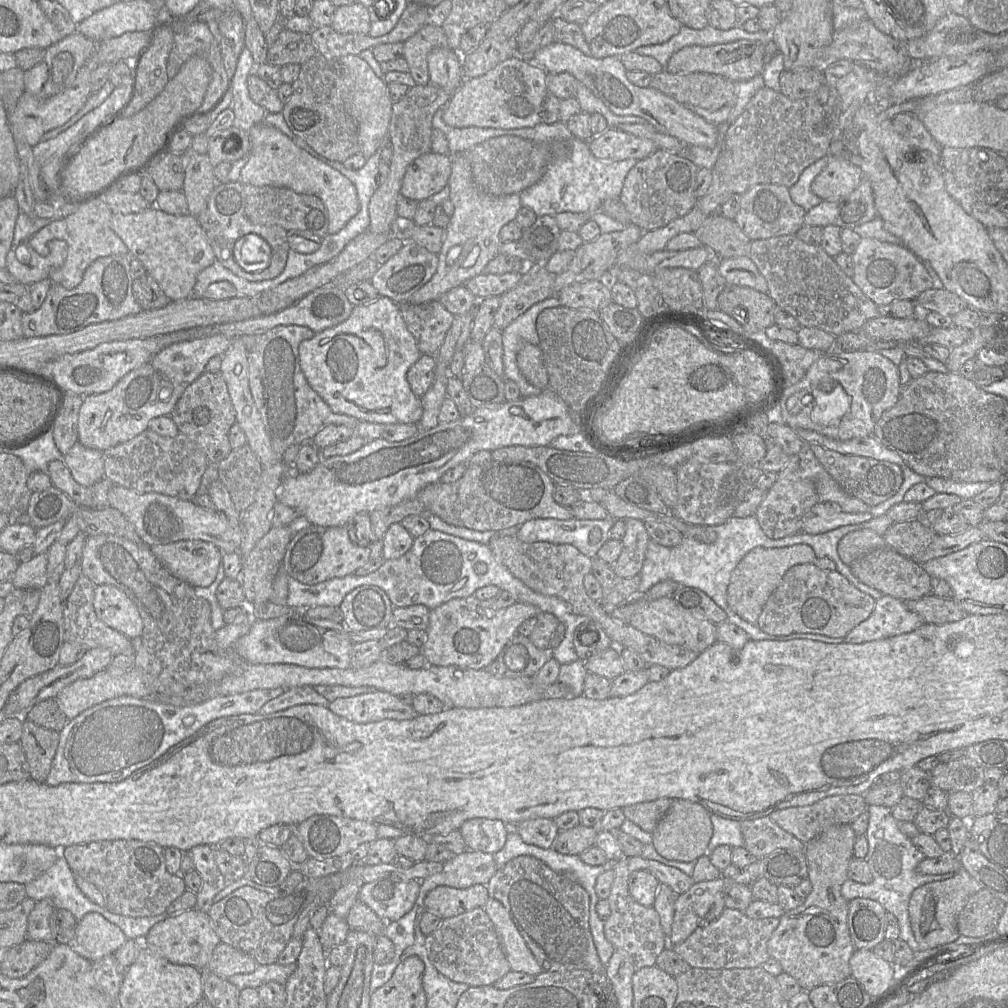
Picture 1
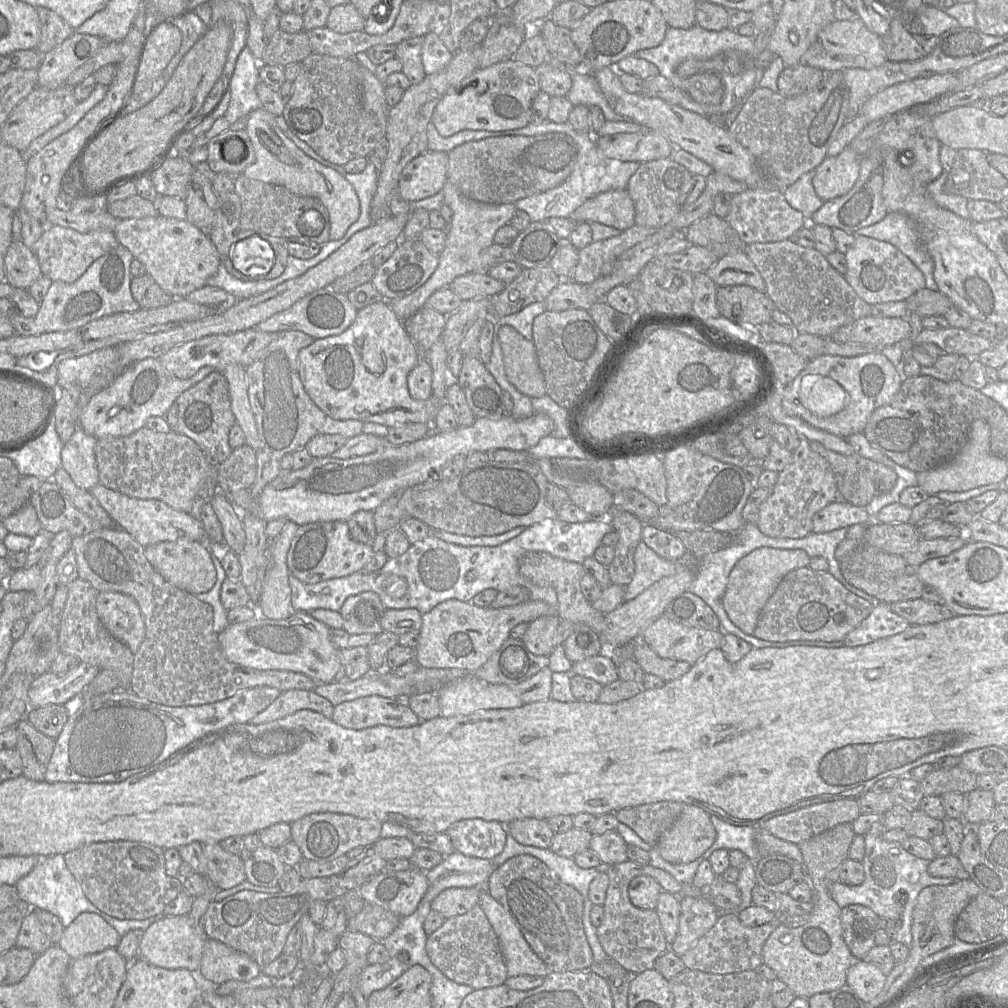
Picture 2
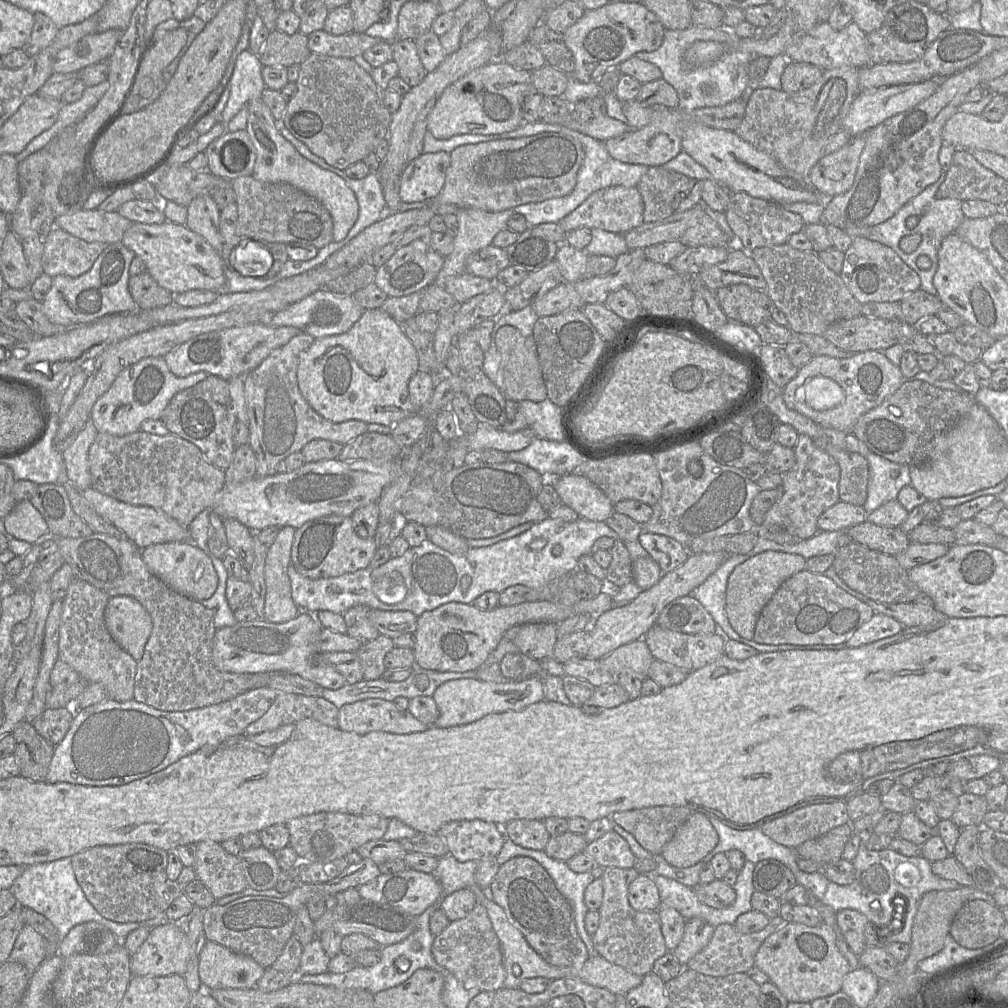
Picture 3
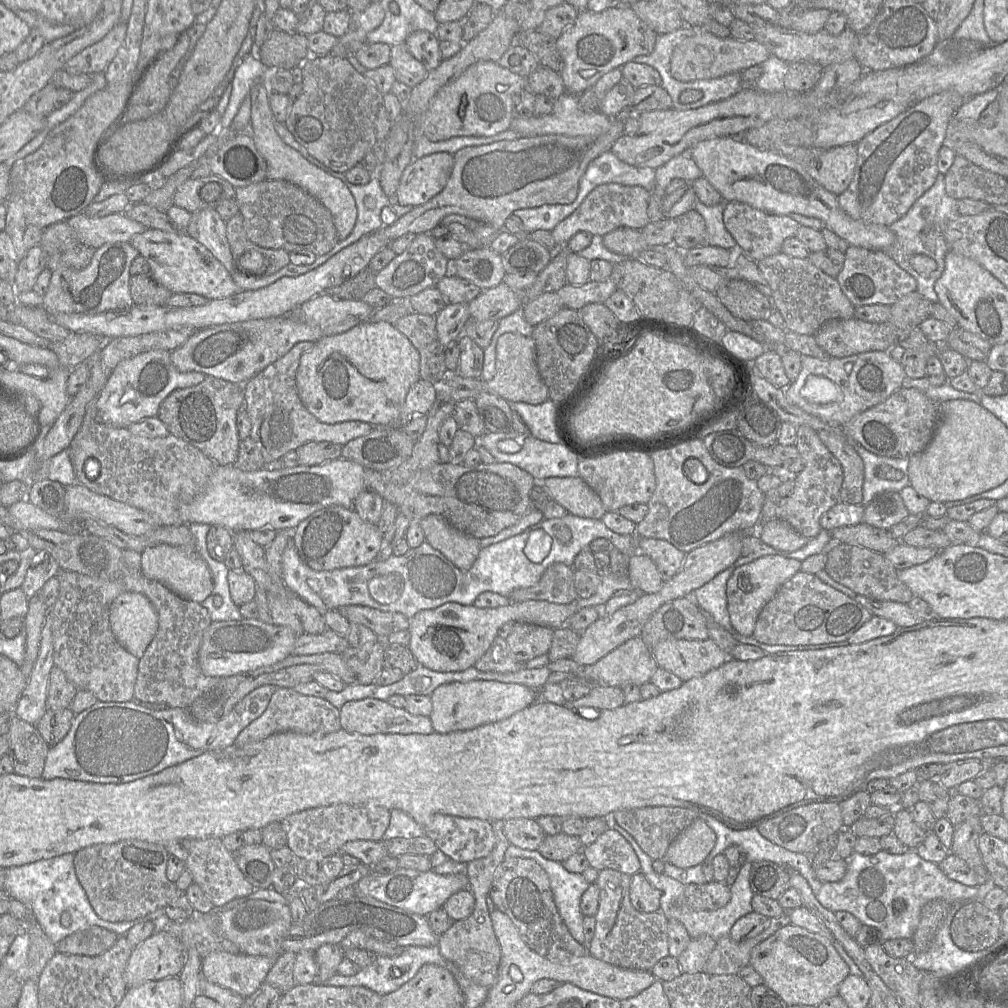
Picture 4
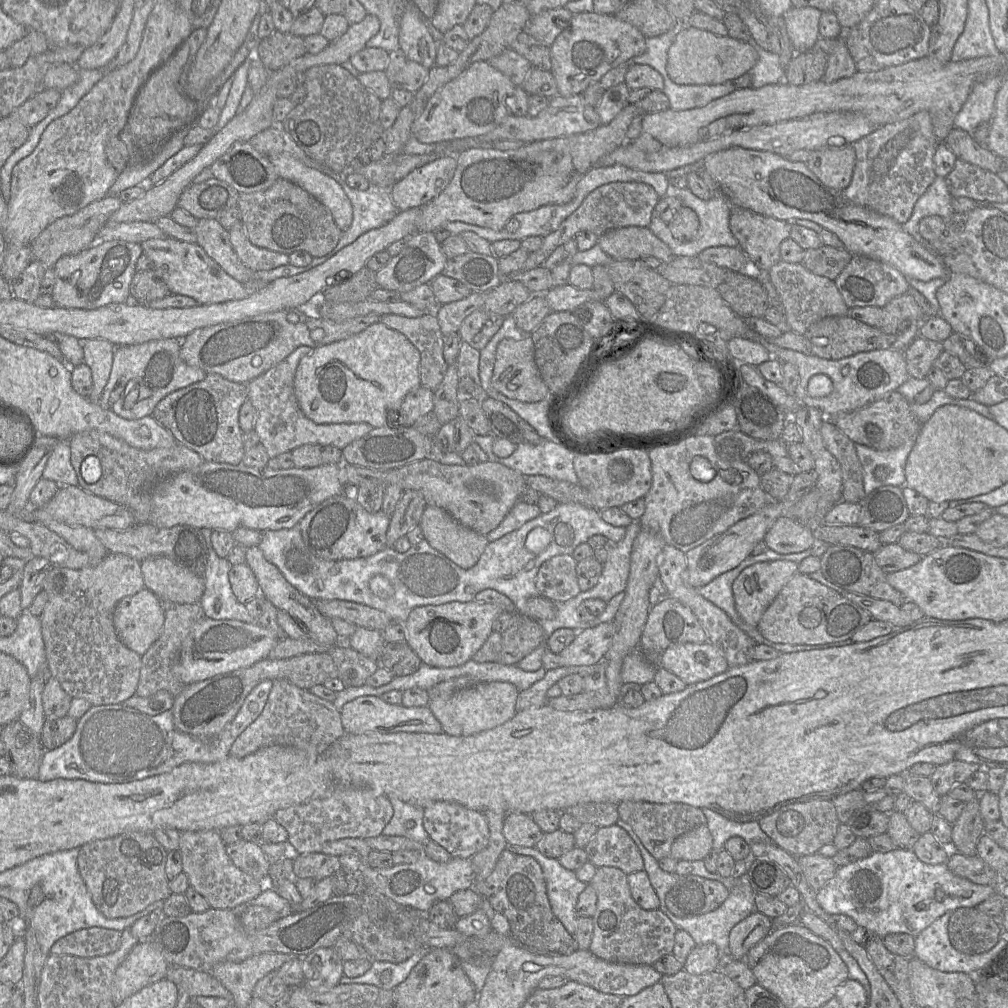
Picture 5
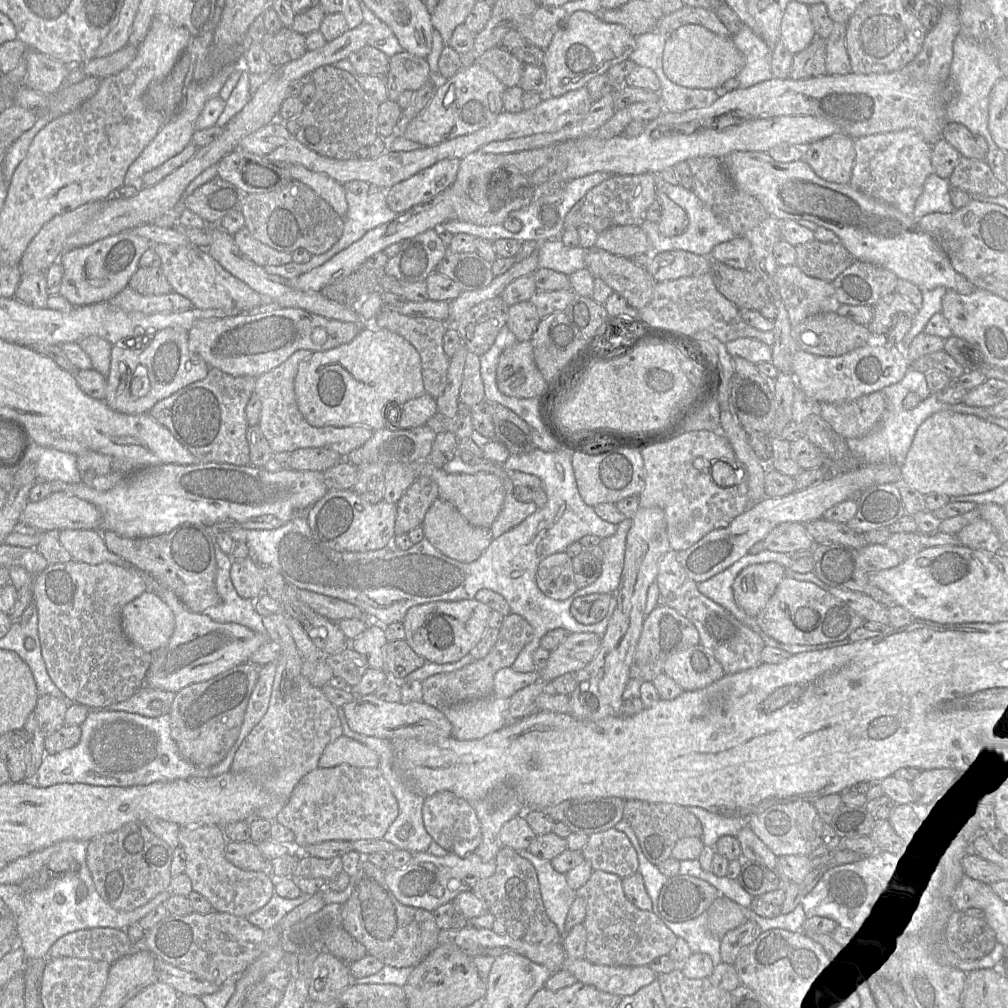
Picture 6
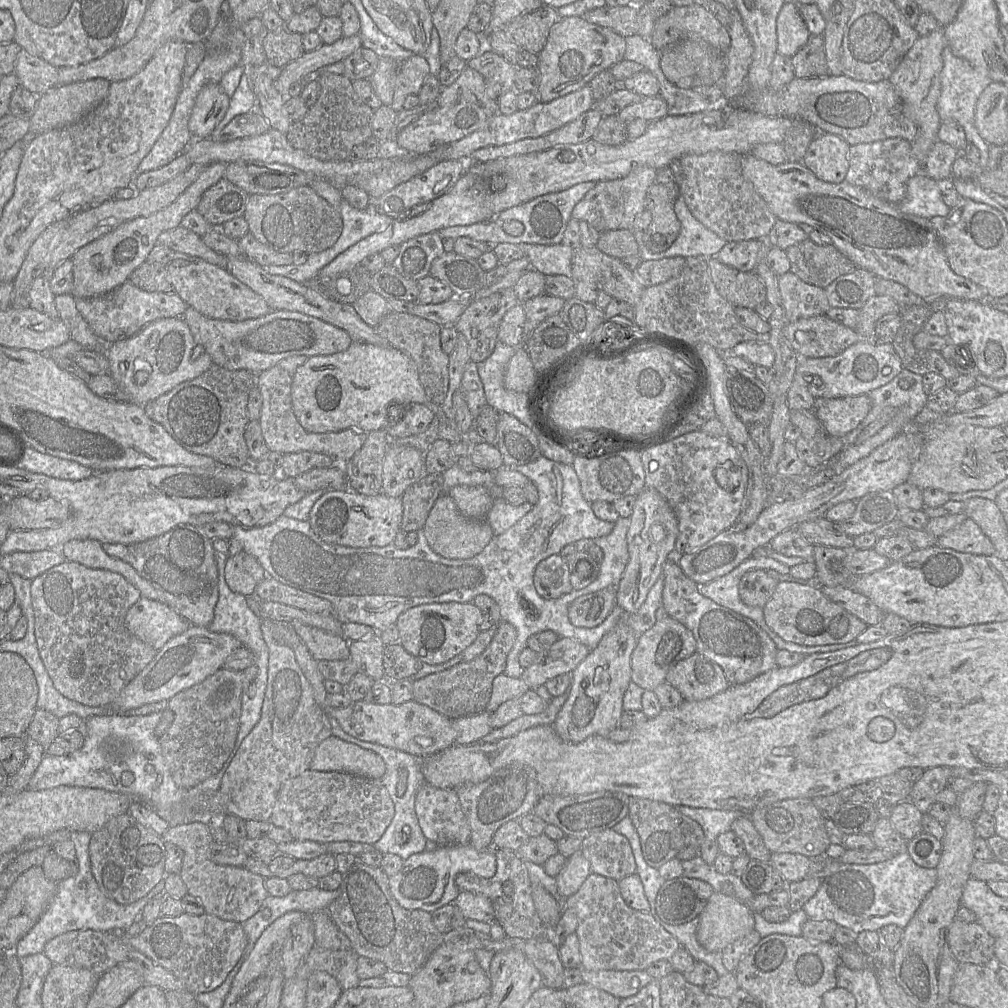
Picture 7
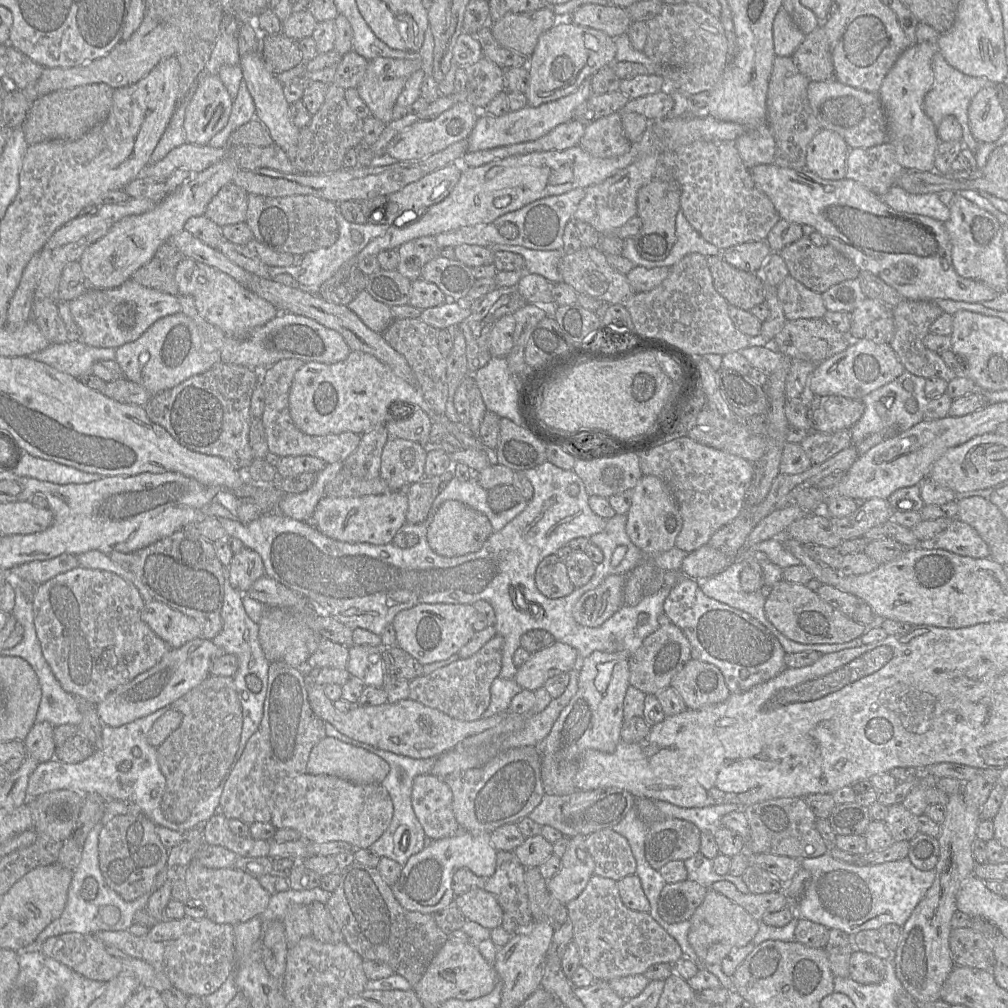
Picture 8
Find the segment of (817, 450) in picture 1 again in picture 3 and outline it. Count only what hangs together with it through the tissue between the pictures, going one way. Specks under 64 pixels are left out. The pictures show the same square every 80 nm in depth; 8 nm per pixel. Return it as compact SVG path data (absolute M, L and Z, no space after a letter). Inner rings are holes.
M812 438L814 445L829 454L840 467L839 499L856 506L863 506L867 498L869 465L864 456L842 450L826 438Z

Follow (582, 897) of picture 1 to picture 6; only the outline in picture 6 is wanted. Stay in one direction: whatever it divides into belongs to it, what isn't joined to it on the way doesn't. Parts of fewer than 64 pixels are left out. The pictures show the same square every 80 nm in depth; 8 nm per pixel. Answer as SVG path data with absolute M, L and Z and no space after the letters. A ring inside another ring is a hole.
M511 847L500 848L496 855L495 873L477 881L471 891L487 904L494 917L504 923L507 933L513 938L529 943L563 945L564 935L546 913L534 866Z

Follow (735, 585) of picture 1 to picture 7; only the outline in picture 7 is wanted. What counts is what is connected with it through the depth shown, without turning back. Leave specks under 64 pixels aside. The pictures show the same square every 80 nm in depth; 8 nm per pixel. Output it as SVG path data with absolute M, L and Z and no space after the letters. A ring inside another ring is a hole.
M751 570L739 583L739 596L748 606L764 608L780 582L780 575L774 570Z

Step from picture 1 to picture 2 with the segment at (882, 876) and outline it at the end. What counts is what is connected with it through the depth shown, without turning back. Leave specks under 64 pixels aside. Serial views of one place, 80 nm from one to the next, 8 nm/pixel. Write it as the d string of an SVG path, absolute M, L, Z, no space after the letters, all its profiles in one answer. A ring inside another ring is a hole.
M882 820L871 825L865 838L865 854L861 861L865 879L860 885L847 885L839 881L831 884L831 897L844 908L859 904L870 908L880 918L893 922L893 940L901 942L910 948L912 944L912 914L917 896L925 887L932 885L950 885L958 879L953 877L933 877L928 872L930 861L916 857L902 847L898 842L889 842L882 838L885 831Z

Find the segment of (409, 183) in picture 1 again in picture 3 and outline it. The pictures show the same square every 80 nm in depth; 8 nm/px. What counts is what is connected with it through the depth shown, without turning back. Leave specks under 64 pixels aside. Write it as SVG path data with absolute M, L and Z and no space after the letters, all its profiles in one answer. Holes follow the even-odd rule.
M439 151L421 154L402 171L399 196L403 203L426 202L434 199L445 184L450 153Z

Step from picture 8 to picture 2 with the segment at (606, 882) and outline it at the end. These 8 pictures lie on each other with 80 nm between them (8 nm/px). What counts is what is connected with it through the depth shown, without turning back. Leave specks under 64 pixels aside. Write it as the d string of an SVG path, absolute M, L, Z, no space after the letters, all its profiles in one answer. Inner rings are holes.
M631 860L609 866L607 871L609 886L604 907L604 921L597 928L598 940L609 959L614 960L632 974L639 974L654 968L655 960L669 949L662 931L657 912L641 909L632 904L629 898L629 884L636 876L648 875L653 877L665 890L679 896L683 884L678 882L670 873L650 864L642 865Z

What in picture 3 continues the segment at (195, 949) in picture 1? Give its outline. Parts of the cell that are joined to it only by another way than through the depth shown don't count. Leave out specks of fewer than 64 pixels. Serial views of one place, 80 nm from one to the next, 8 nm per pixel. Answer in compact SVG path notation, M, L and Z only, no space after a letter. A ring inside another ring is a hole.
M168 921L153 927L148 938L131 957L132 975L183 976L193 951L183 925Z

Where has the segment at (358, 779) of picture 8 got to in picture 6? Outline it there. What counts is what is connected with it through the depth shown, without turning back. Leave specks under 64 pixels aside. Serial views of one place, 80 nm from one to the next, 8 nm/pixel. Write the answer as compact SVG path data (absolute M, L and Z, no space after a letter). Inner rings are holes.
M342 735L325 747L318 768L332 768L341 764L378 768L379 757L367 746Z

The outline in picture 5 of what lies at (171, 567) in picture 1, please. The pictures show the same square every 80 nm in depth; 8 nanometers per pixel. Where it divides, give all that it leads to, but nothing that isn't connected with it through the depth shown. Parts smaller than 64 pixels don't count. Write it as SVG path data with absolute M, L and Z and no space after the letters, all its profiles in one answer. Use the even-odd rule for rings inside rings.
M164 556L148 557L141 561L145 588L160 600L178 604L199 603L204 591L203 577Z

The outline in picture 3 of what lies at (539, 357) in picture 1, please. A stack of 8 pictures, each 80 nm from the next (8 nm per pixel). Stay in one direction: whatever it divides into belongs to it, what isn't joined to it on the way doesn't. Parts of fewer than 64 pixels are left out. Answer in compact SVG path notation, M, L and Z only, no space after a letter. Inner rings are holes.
M512 326L501 327L496 334L496 347L500 354L498 378L495 385L506 399L520 402L530 400L541 402L547 398L547 390L539 365L533 335L524 337Z

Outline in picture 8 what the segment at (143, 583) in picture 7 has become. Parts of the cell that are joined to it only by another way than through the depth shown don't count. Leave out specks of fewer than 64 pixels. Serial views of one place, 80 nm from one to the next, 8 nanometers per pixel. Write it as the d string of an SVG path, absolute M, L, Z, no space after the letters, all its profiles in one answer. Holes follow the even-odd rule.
M91 550L76 556L78 563L81 567L88 569L98 569L109 571L117 574L126 581L131 582L137 590L140 592L141 597L146 601L154 601L151 594L148 592L143 583L130 571L122 568L121 566L114 563L108 555L98 551Z

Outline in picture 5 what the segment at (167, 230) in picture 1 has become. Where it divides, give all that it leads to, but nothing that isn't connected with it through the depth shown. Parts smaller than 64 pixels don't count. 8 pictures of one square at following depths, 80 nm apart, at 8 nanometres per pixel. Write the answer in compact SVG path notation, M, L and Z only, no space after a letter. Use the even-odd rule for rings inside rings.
M171 237L151 238L140 243L143 253L153 262L153 270L168 286L172 294L186 295L199 304L214 304L242 300L252 291L231 277L197 243L180 241Z

